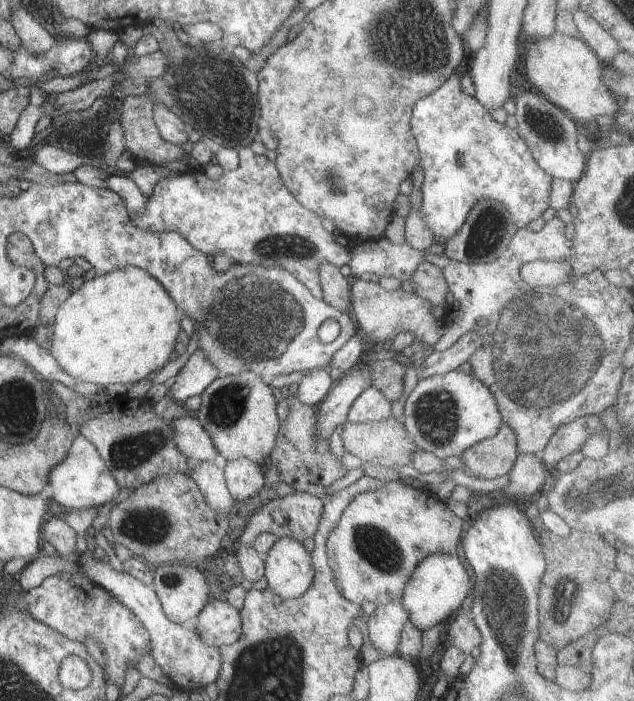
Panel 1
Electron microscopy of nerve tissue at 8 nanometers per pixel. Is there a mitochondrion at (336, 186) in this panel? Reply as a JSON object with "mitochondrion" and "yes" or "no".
{"mitochondrion":"yes"}

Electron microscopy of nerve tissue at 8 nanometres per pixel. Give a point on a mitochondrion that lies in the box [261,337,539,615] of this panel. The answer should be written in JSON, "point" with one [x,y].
{"point":[376,546]}

